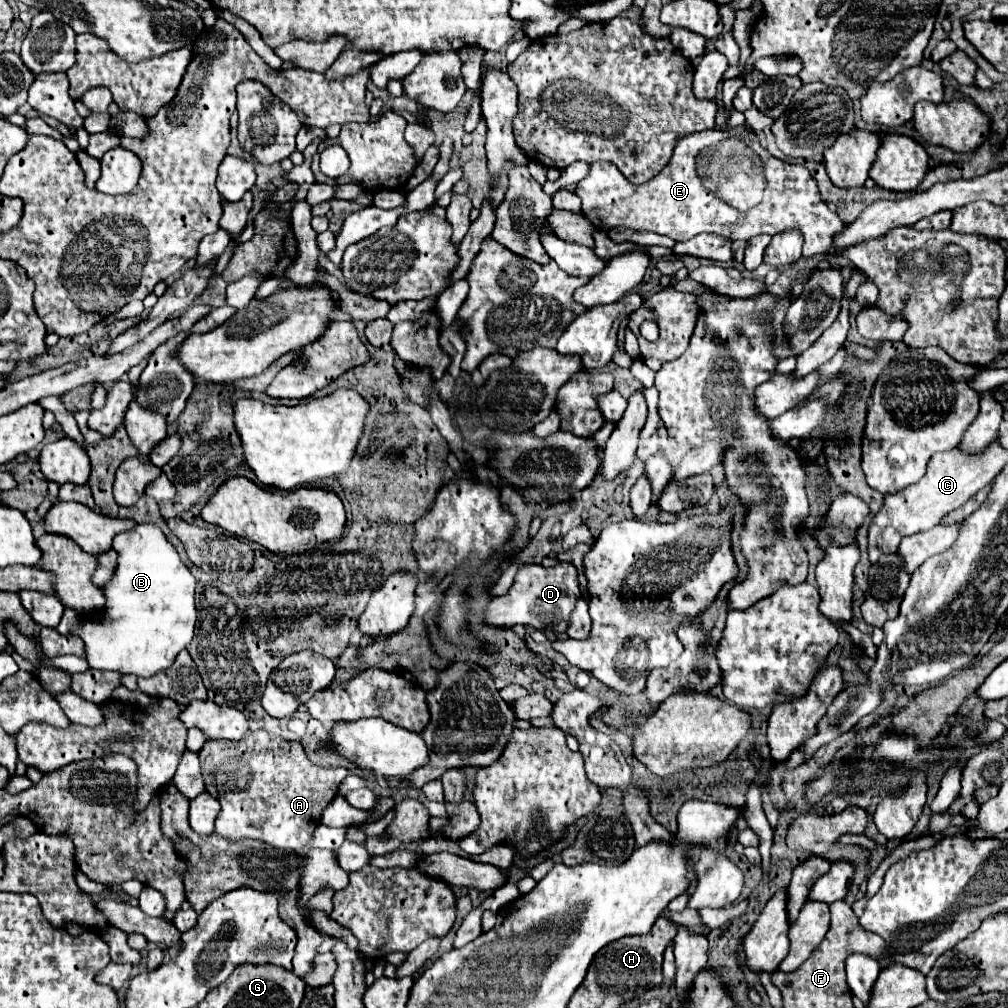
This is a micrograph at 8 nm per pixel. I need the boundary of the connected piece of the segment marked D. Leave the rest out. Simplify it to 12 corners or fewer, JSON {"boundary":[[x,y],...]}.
{"boundary":[[529,564],[487,626],[565,632],[583,594],[573,564]]}

